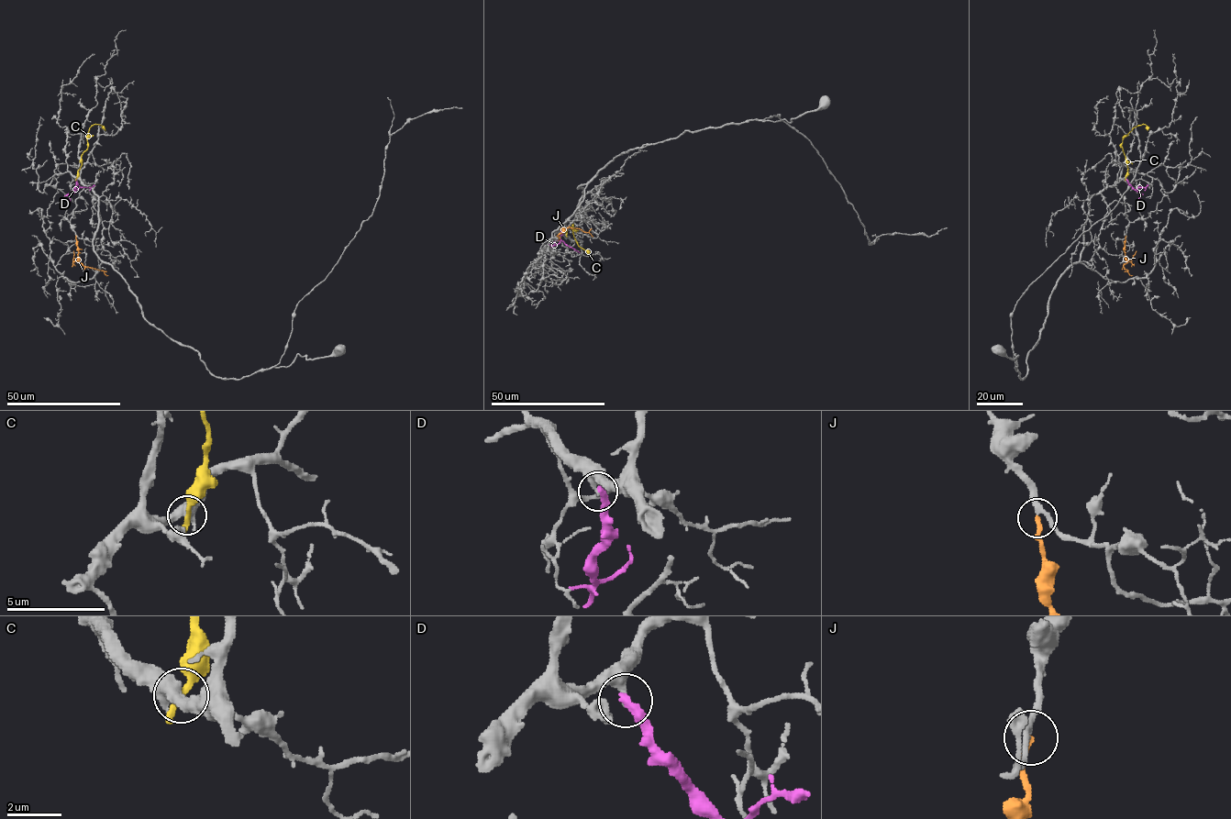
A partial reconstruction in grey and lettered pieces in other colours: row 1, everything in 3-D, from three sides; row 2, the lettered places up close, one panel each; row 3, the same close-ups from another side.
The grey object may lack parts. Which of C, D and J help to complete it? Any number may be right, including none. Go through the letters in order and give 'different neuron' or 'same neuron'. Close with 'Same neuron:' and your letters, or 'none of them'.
C: different neuron
D: different neuron
J: same neuron
Same neuron: J

